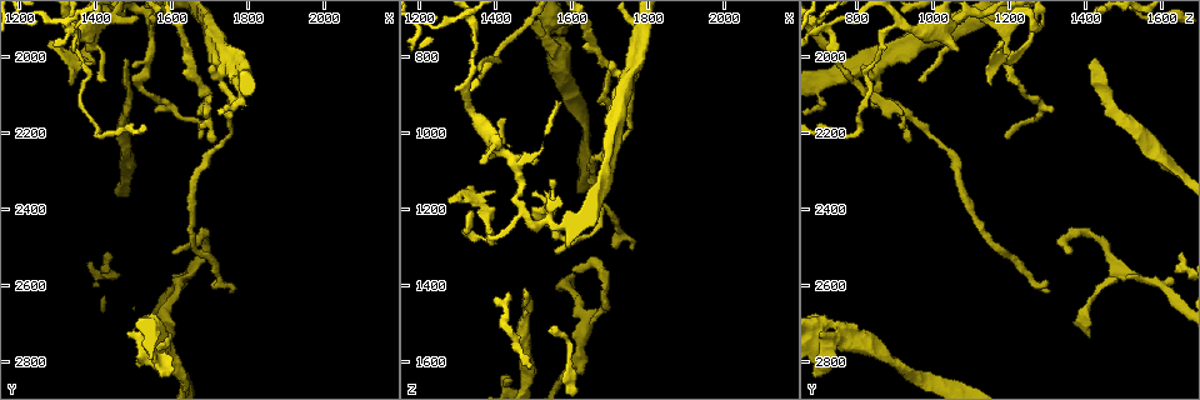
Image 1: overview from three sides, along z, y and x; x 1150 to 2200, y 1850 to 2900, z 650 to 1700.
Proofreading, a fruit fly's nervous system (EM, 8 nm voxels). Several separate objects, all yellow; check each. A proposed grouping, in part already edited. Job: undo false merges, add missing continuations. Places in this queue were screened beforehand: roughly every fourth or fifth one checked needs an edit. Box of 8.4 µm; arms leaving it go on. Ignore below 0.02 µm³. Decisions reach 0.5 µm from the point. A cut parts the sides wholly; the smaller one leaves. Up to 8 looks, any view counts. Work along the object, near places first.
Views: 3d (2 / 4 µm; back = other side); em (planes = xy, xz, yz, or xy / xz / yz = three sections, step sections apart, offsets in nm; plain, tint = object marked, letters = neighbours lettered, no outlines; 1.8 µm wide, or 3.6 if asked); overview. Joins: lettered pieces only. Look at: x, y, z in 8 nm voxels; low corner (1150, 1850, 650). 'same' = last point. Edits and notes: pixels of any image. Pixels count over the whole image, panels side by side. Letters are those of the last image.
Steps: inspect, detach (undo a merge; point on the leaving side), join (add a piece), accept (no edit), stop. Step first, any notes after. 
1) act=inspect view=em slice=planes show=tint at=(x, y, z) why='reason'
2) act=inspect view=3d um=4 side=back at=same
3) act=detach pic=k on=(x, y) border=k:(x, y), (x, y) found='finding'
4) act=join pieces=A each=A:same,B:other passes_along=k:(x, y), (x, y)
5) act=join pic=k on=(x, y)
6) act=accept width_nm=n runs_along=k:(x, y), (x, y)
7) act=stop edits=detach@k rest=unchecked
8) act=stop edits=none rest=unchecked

act=inspect view=em slice=xy step=8 show=letters at=(1595, 2515, 1360)

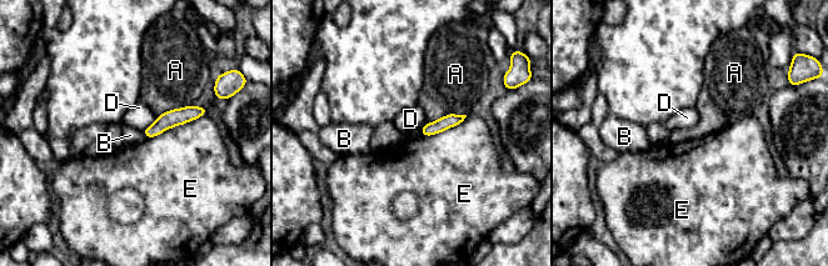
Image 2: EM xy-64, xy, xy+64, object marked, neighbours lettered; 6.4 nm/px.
act=accept width_nm=80 each=A:other,B:other,D:other,E:other runs_along=2:(201, 110), (171, 118), (148, 132) found='none of them fits'

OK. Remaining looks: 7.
act=inspect view=em slice=planes show=plain at=(1605, 2735, 1405) why='tapers out'

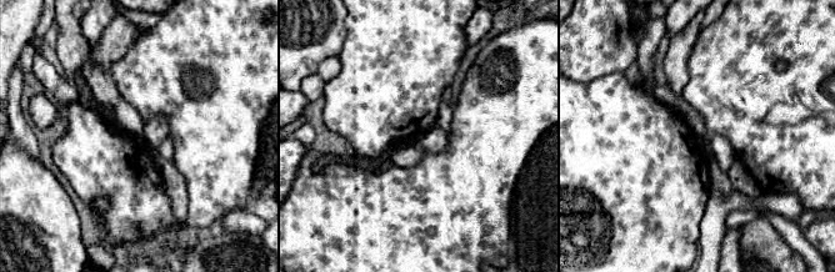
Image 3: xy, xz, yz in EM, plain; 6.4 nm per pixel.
act=inspect view=em slice=planes show=letters at=same

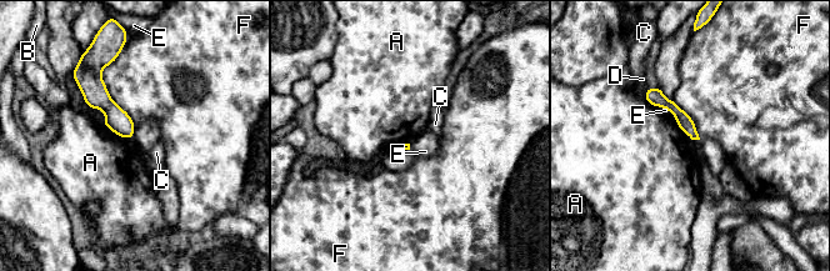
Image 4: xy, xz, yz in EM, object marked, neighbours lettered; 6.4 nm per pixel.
act=accept each=A:other,B:other,C:other,D:other,E:other,F:other found='none of them fits'

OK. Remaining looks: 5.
act=inspect view=3d um=2 at=(1530, 2745, 725) why='sharp bend'

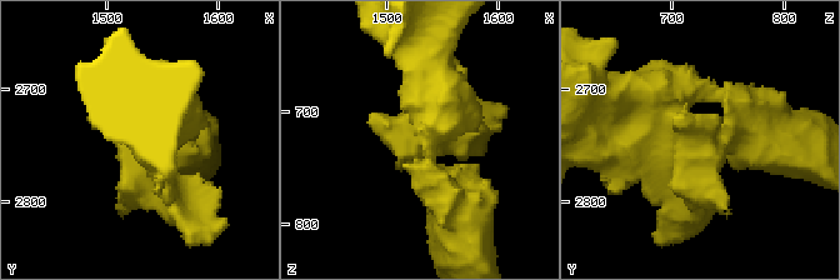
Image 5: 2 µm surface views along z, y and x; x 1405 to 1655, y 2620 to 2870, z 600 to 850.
act=inspect view=em slice=planes show=tint at=(1530, 2746, 726)

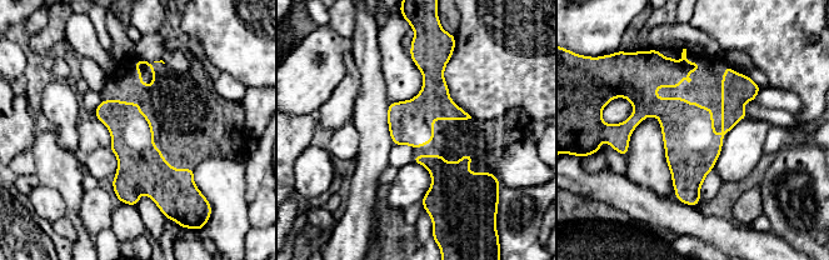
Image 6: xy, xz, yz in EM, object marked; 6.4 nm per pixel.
act=inspect view=em slice=planes show=letters at=same why='what lies round it'

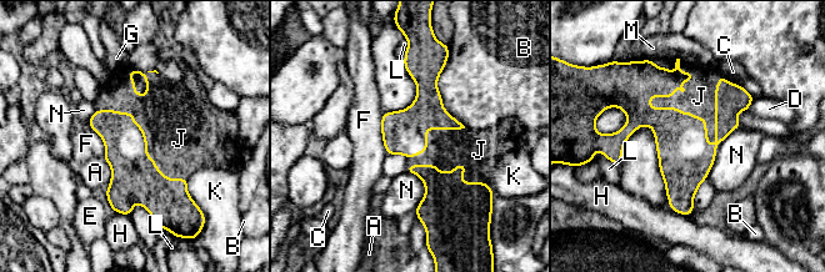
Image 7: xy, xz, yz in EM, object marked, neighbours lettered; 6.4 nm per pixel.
act=join pieces=J longest_contact=J:600nm each=A:other,B:other,C:other,D:other,E:other,F:other,G:other,H:other,J:same,K:other,L:other,M:other,N:other passes_along=7:(680, 136), (654, 107), (691, 100) found='it goes on there'

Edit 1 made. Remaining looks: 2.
act=stop edits=join@7 rest=unchecked

